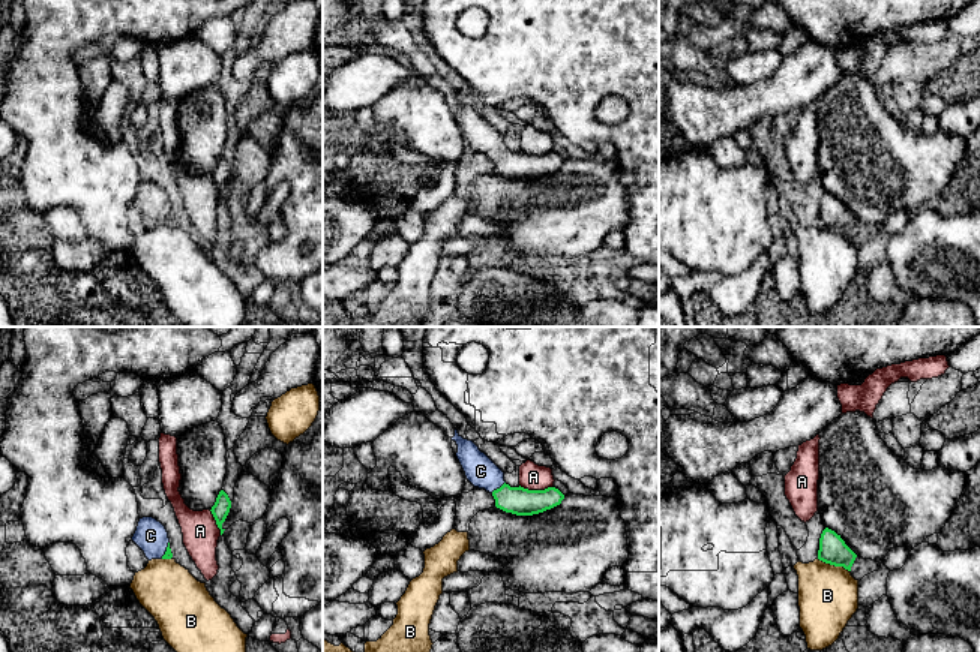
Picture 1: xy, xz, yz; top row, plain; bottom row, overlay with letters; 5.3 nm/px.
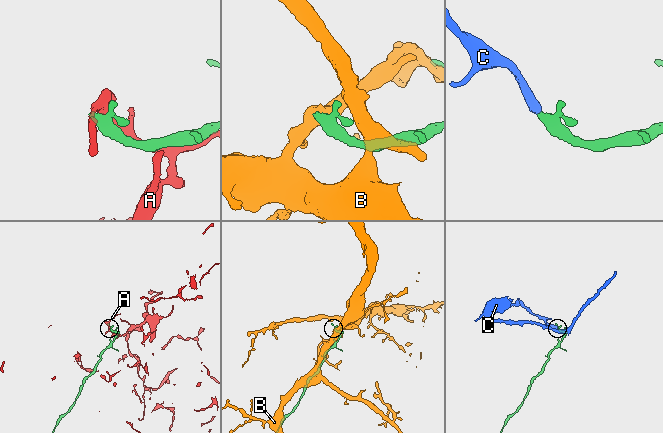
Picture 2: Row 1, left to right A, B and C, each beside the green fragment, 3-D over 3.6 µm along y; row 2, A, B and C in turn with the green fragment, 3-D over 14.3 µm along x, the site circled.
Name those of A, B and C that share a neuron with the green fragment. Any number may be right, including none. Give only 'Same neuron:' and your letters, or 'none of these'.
Same neuron: C

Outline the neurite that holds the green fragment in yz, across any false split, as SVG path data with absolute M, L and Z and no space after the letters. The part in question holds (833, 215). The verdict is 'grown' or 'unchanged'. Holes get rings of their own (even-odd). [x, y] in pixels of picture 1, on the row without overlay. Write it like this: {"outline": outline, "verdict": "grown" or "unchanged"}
{"outline": "M828 192L822 195L818 214L819 225L851 235L855 222L857 219L845 208L840 199Z", "verdict": "unchanged"}

